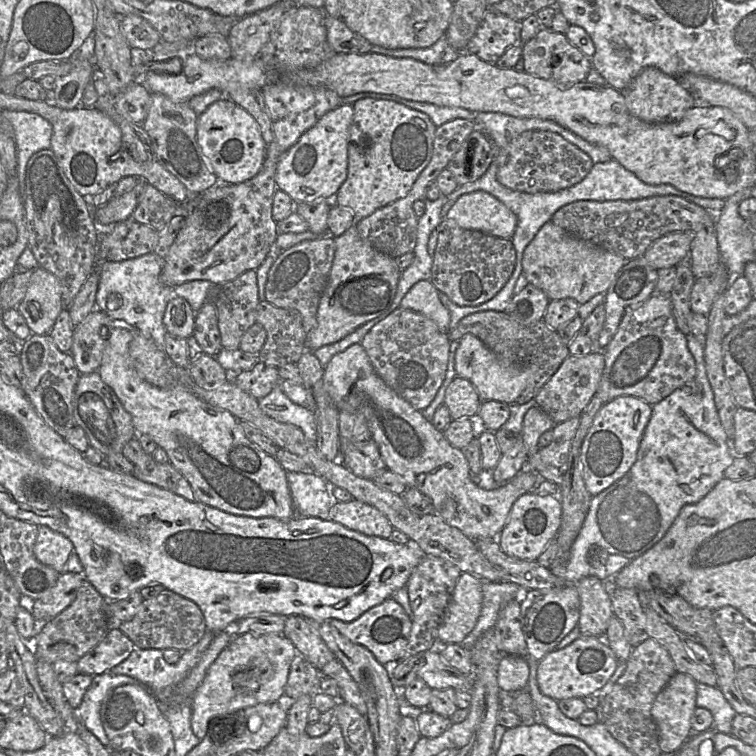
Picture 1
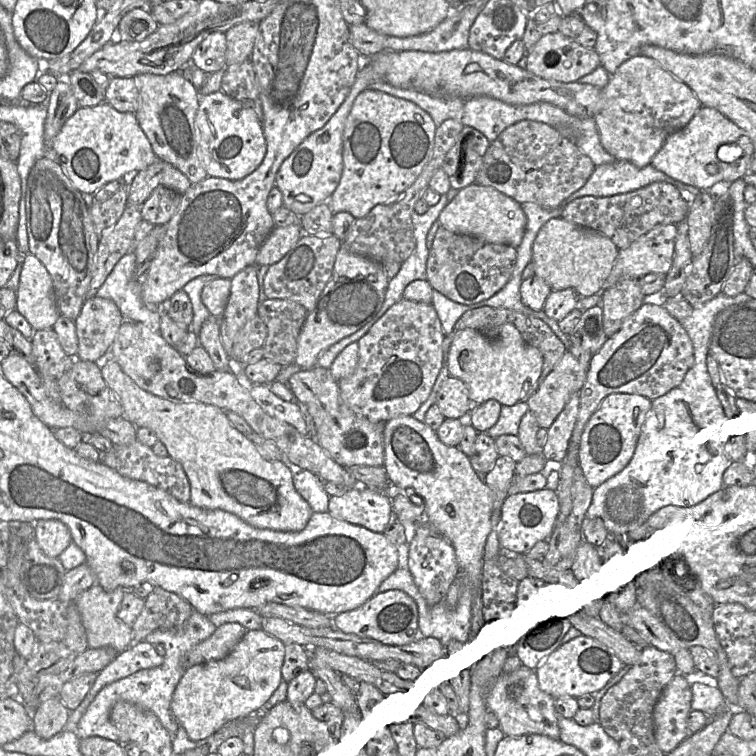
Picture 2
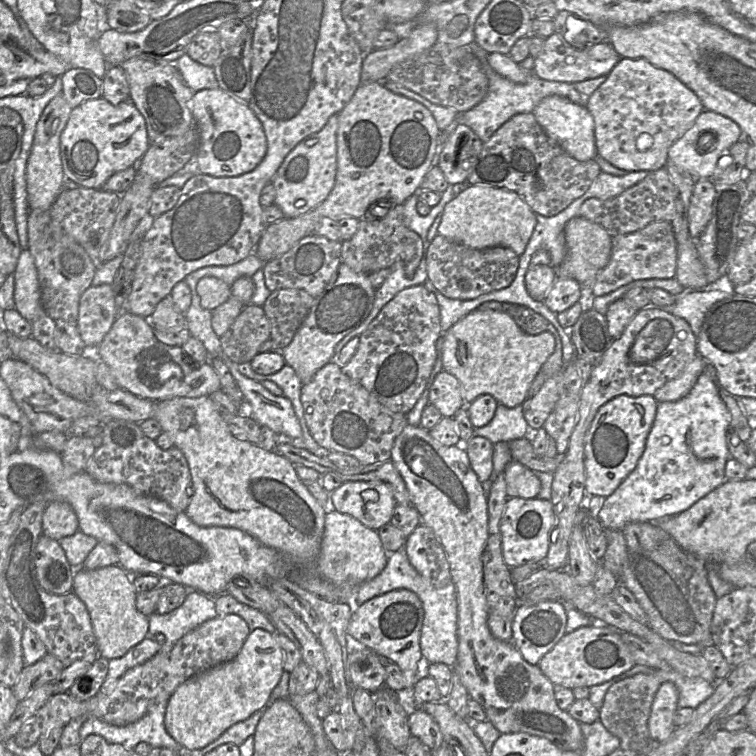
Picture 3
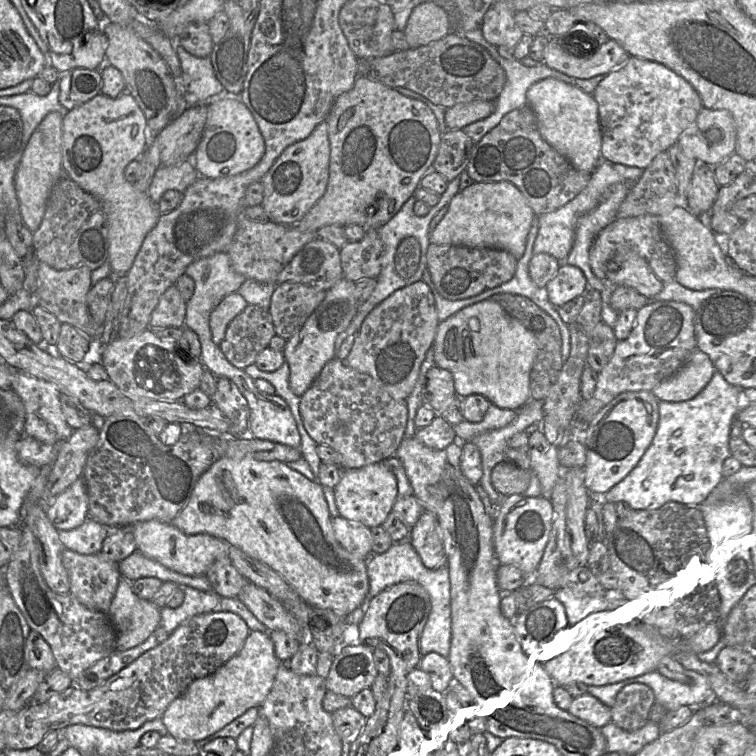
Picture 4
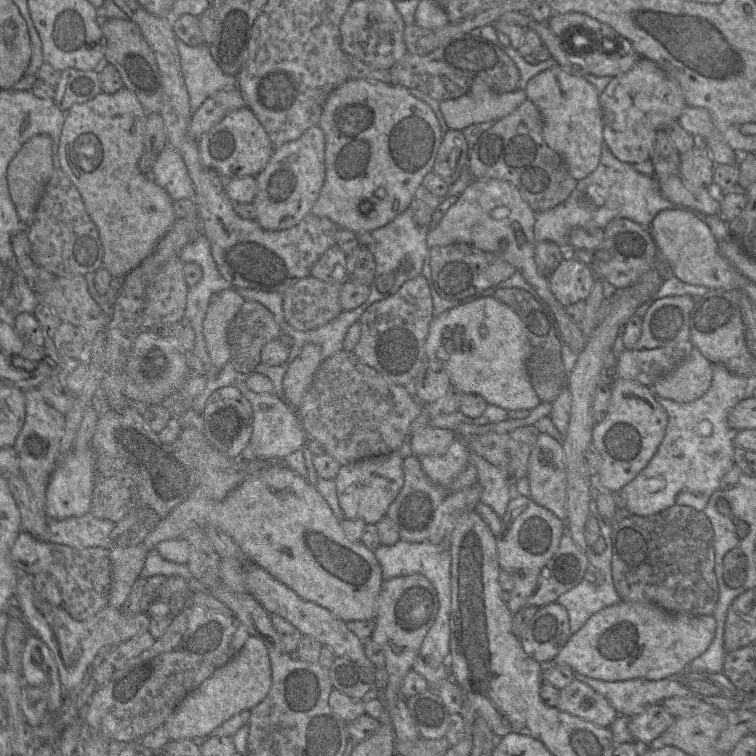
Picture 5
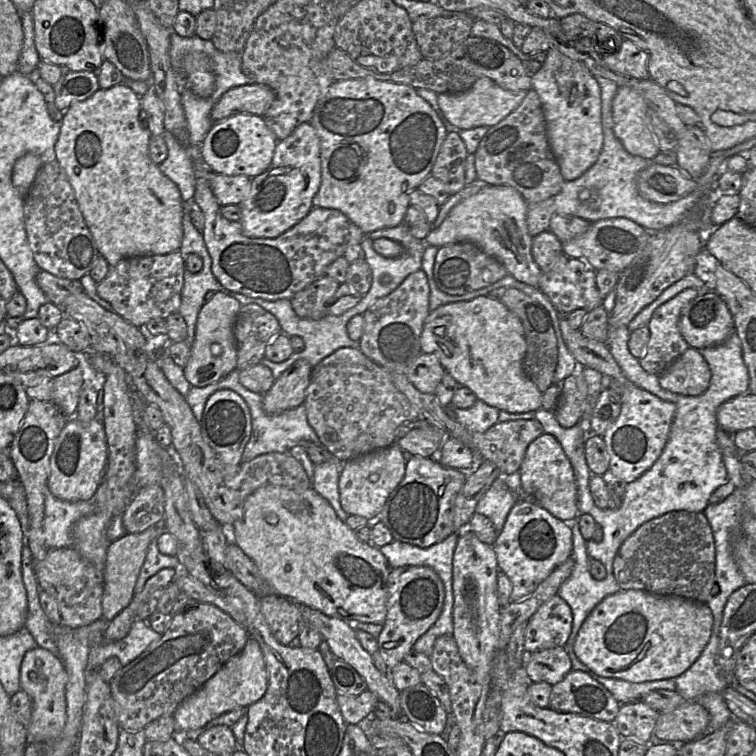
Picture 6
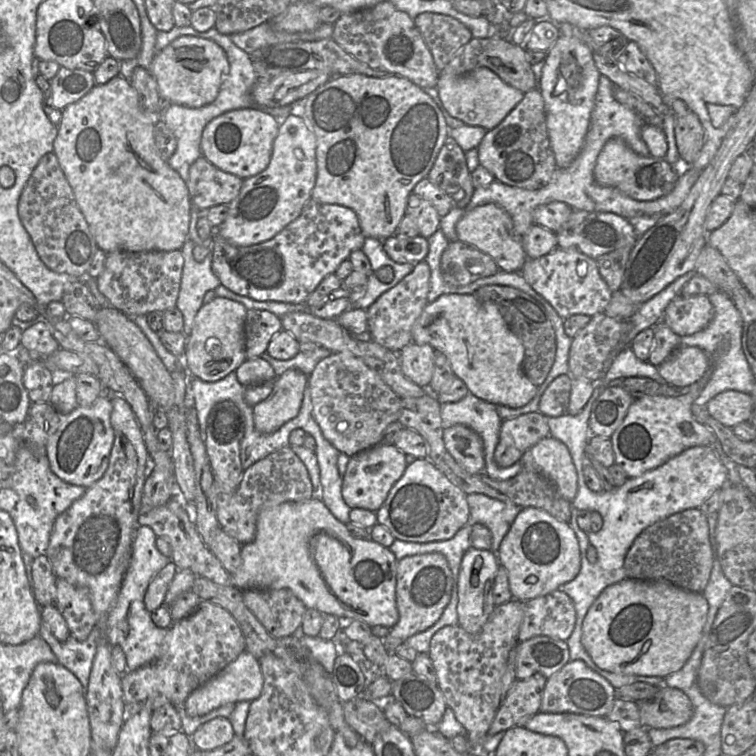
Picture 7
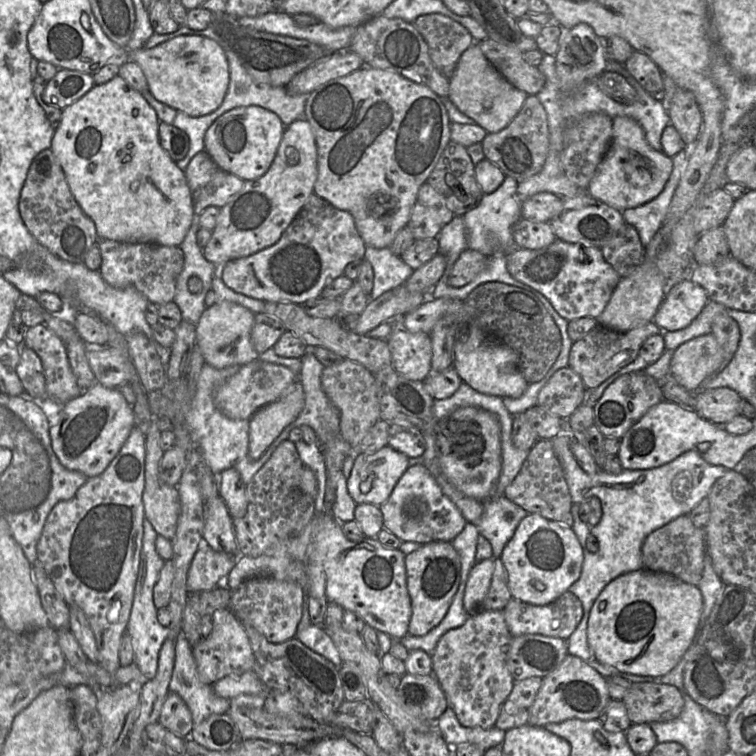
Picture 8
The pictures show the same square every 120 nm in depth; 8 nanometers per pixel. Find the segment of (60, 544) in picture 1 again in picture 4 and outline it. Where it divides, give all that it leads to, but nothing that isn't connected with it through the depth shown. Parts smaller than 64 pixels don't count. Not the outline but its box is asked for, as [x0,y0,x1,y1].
[46,478,89,530]

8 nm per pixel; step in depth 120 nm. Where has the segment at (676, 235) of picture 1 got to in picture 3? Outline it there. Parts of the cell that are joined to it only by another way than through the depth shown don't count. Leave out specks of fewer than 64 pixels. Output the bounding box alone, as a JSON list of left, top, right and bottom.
[593,222,677,296]

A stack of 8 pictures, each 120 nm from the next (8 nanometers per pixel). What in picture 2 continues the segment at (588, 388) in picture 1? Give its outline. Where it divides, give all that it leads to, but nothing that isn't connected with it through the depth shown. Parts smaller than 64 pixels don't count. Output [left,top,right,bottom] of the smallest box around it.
[527,352,587,430]

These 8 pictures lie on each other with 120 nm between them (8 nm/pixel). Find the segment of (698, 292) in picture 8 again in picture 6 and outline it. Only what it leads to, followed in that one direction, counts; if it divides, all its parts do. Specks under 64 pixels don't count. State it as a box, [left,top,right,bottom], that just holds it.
[679,291,735,349]

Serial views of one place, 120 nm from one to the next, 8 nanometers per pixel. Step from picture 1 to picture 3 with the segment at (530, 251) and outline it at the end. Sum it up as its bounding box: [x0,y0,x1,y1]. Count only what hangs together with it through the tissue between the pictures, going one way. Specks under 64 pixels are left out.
[555,217,612,290]

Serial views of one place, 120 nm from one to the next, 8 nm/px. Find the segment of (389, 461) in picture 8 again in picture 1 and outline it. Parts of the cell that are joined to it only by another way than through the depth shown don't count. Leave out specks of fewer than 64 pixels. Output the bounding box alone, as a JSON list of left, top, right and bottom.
[329,499,394,539]

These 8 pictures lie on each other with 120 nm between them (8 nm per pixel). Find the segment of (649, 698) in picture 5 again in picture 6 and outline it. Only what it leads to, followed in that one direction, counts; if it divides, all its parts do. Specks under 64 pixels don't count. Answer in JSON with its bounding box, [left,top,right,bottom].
[589,673,676,704]

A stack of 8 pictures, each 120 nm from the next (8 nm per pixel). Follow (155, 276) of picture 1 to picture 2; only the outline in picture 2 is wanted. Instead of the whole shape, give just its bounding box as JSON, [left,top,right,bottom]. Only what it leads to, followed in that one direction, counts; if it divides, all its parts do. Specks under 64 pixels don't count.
[97,252,168,332]

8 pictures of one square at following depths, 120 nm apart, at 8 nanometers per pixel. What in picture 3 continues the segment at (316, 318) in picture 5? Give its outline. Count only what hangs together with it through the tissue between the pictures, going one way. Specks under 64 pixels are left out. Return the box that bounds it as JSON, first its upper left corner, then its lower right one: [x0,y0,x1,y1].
[263,289,315,352]

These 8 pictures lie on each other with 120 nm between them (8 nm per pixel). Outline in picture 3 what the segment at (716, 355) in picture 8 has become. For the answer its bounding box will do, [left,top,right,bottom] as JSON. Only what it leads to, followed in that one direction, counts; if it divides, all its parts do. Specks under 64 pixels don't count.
[653,354,708,402]

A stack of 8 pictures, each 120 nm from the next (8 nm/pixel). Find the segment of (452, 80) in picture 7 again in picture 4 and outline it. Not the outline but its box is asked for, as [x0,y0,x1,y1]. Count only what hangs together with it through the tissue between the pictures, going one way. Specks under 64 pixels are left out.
[444,100,494,130]

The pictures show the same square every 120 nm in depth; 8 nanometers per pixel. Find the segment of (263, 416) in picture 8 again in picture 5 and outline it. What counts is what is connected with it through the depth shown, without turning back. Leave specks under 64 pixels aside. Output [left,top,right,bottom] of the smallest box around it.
[283,344,324,409]

